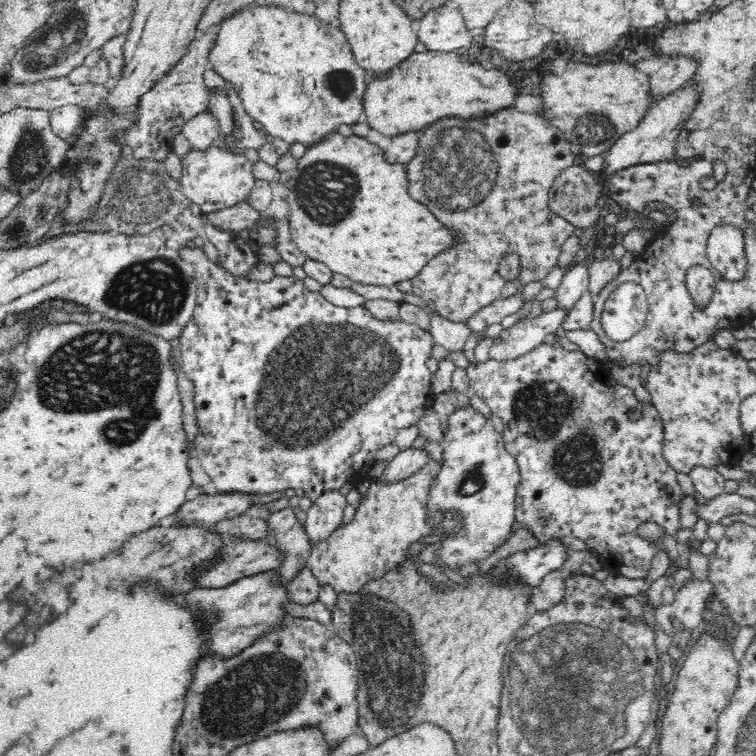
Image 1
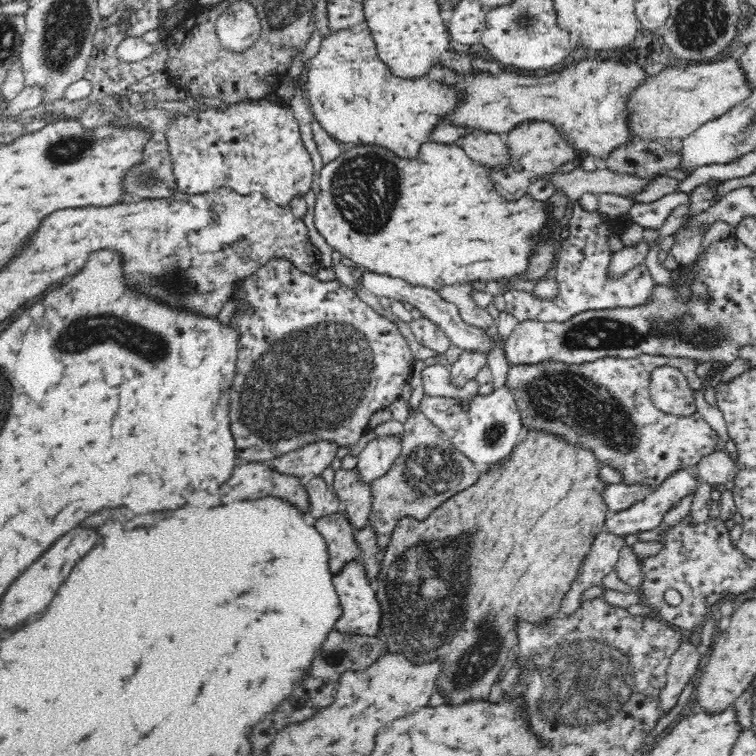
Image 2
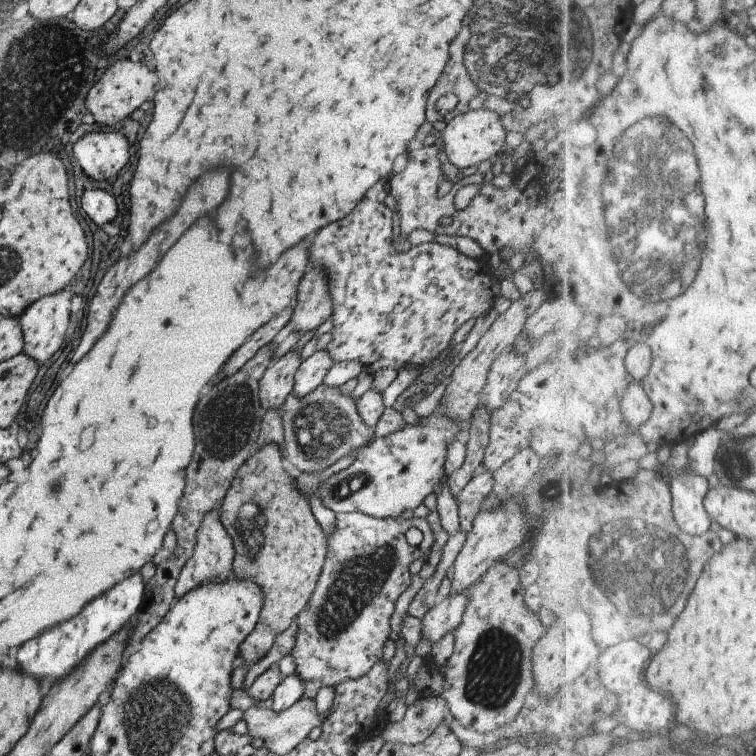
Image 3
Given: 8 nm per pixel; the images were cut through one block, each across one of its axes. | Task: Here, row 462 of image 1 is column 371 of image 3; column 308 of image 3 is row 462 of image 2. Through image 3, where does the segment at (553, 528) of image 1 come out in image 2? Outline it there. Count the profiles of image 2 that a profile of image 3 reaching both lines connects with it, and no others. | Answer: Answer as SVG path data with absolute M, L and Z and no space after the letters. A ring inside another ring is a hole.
M639 354L634 358L604 357L580 364L553 360L533 365L510 364L505 386L516 398L516 407L525 431L544 431L548 435L565 438L574 446L591 450L602 465L620 472L624 484L645 484L657 489L666 478L672 476L672 472L694 468L703 456L712 454L719 437L698 412L688 417L678 417L656 408L649 391L651 374L658 367L677 368L685 374L691 390L698 390L703 387L703 378L696 374L700 363L690 358Z

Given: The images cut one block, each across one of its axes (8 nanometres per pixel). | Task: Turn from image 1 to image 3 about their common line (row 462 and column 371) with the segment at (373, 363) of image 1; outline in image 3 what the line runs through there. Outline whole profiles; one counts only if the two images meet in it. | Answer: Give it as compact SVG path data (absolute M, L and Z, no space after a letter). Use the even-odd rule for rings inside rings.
M364 198L358 202L358 205L340 221L327 225L322 232L319 232L318 236L312 240L312 244L309 248L309 266L315 268L322 268L327 277L329 278L328 290L330 290L330 298L332 298L332 318L333 318L333 331L332 340L326 346L332 362L338 363L342 361L356 361L362 364L364 370L371 372L372 374L378 372L384 368L391 368L398 373L404 368L418 367L420 369L426 367L432 367L434 360L446 352L451 350L450 342L453 339L454 334L460 329L460 327L471 318L477 319L483 312L488 309L492 309L494 302L500 295L500 290L497 287L497 281L492 274L489 266L478 266L479 260L474 258L468 258L461 254L458 250L452 248L449 245L438 244L438 242L428 242L420 244L420 246L410 246L408 250L396 250L393 248L390 242L394 238L393 232L393 218L394 213L385 206L384 203L372 202L368 198Z

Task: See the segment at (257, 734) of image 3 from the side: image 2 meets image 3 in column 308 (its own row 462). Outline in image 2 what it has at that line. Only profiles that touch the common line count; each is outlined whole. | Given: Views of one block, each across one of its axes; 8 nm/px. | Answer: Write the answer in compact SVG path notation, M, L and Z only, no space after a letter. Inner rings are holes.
M714 451L694 467L697 477L708 484L726 484L737 477L738 464L735 464L726 451Z

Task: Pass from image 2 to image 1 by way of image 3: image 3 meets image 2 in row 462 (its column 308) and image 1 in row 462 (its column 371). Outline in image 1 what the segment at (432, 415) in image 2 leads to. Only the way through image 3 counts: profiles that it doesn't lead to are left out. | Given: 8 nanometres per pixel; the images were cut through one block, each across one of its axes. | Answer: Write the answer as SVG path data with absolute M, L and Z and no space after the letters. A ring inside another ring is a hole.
M466 405L450 414L440 443L444 461L428 494L428 511L432 525L442 531L438 535L443 533L446 538L441 541L442 547L436 550L437 554L434 557L458 572L463 564L476 564L484 560L514 534L512 524L516 520L515 498L520 484L520 468L514 456L507 451L503 434L496 432L492 421L472 407L466 408Z

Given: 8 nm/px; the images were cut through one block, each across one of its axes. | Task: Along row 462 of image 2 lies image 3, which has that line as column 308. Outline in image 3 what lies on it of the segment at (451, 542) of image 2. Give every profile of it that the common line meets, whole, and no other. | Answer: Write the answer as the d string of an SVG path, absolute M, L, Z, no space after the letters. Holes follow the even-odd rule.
M266 444L264 448L257 450L238 470L219 509L220 522L234 542L232 576L236 577L236 580L256 582L264 594L258 624L238 648L237 665L246 667L251 662L256 664L265 658L276 636L286 631L292 620L299 617L302 608L306 607L316 589L316 582L326 559L326 536L311 512L309 500L304 498L302 491L296 488L294 479L282 468L283 456L284 453L276 444Z

